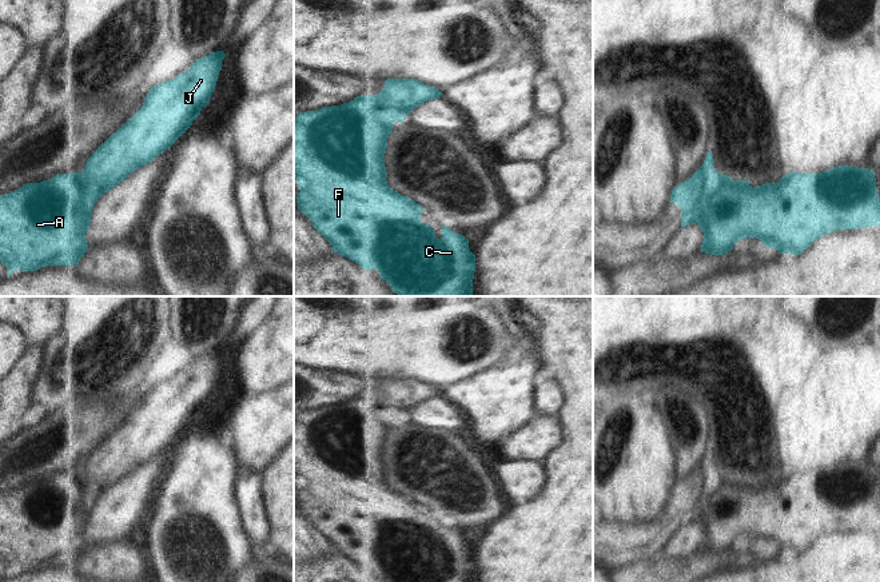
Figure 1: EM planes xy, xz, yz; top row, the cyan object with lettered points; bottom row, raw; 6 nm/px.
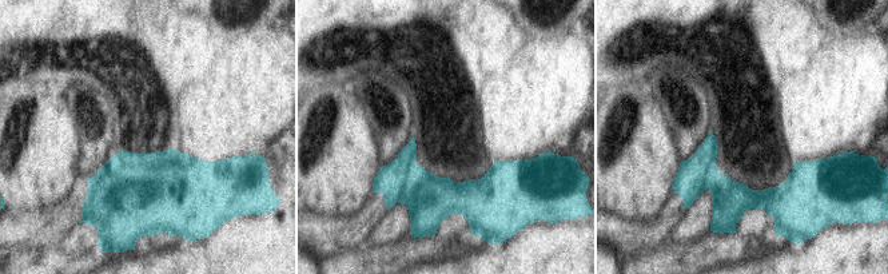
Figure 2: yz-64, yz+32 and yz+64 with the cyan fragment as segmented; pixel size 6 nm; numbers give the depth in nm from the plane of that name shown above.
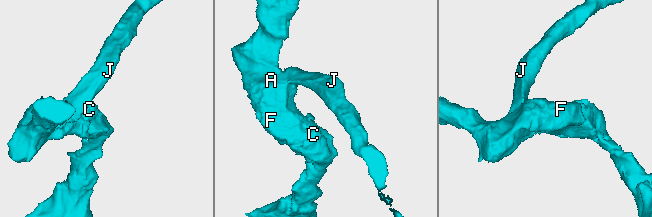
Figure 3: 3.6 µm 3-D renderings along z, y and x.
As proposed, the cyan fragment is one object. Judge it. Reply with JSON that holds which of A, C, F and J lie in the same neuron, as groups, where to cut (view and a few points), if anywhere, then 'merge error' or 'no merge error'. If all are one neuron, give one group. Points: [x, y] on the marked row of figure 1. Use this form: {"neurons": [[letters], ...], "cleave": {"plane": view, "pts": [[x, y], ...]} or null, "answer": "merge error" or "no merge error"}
{"neurons": [["A", "C", "F"], ["J"]], "cleave": {"plane": "yz", "pts": [[713, 170], [709, 179], [692, 198], [692, 206], [683, 214]]}, "answer": "merge error"}

